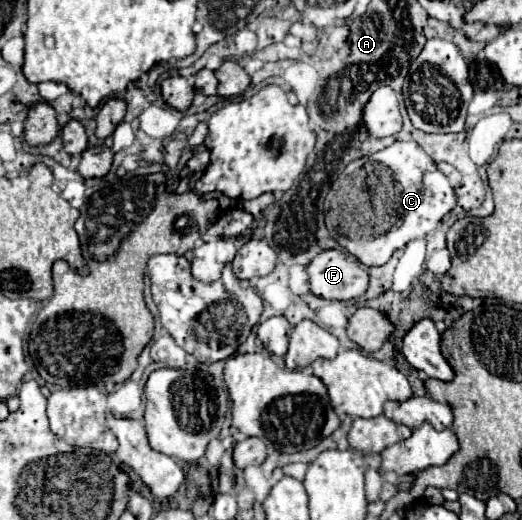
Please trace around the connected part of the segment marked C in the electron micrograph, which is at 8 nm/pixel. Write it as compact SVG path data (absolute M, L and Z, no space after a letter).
M395 142L381 152L361 158L361 166L365 170L371 208L375 212L377 236L341 238L339 230L339 234L333 234L333 238L365 266L383 266L391 258L391 254L403 248L409 240L421 238L435 230L439 220L457 204L455 190L451 188L447 176L437 170L435 162L423 152L417 142Z

